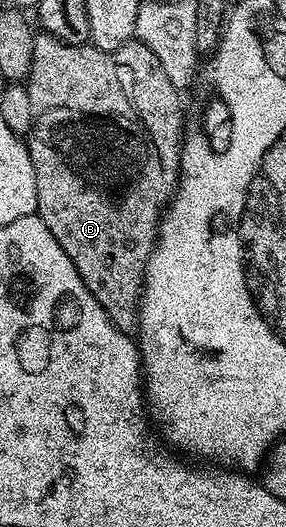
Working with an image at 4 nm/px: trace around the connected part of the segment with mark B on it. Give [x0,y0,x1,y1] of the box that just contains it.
[24,33,182,333]

